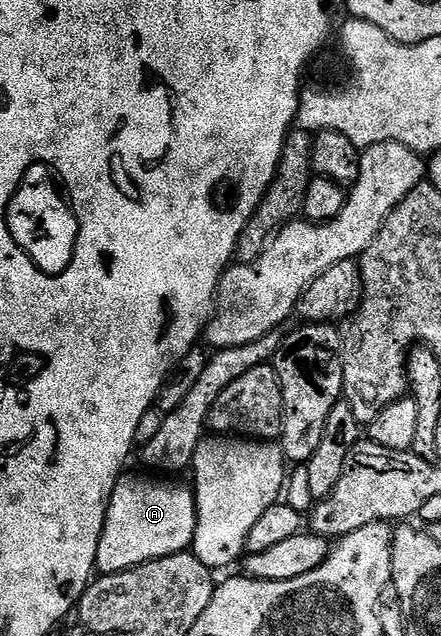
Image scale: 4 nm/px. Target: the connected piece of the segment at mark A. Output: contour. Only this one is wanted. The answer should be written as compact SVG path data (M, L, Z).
M122 475L117 481L109 503L105 506L103 534L99 538L102 550L118 548L121 552L149 552L152 559L167 558L176 552L192 549L197 525L197 498L192 487L184 488L181 484L168 484L168 479L144 480L141 476Z

